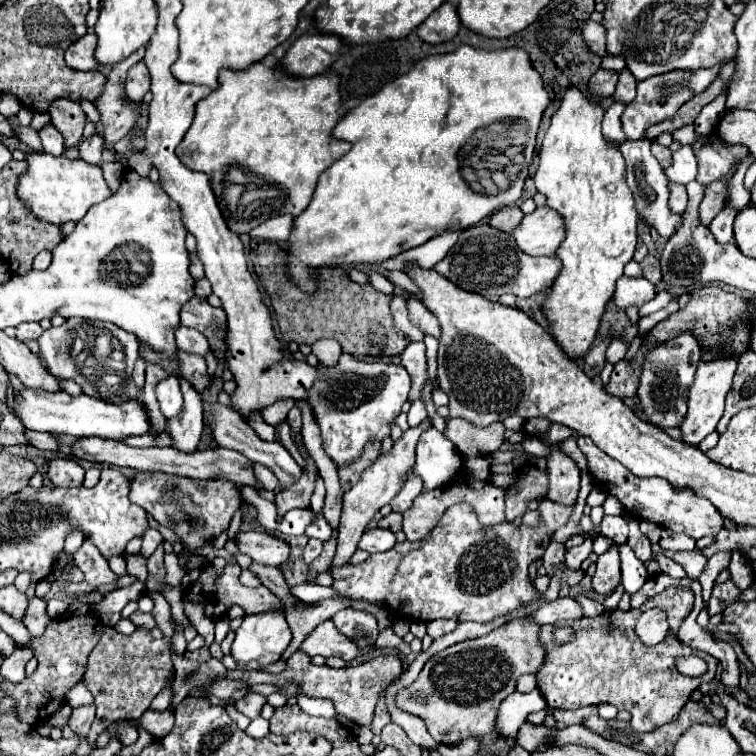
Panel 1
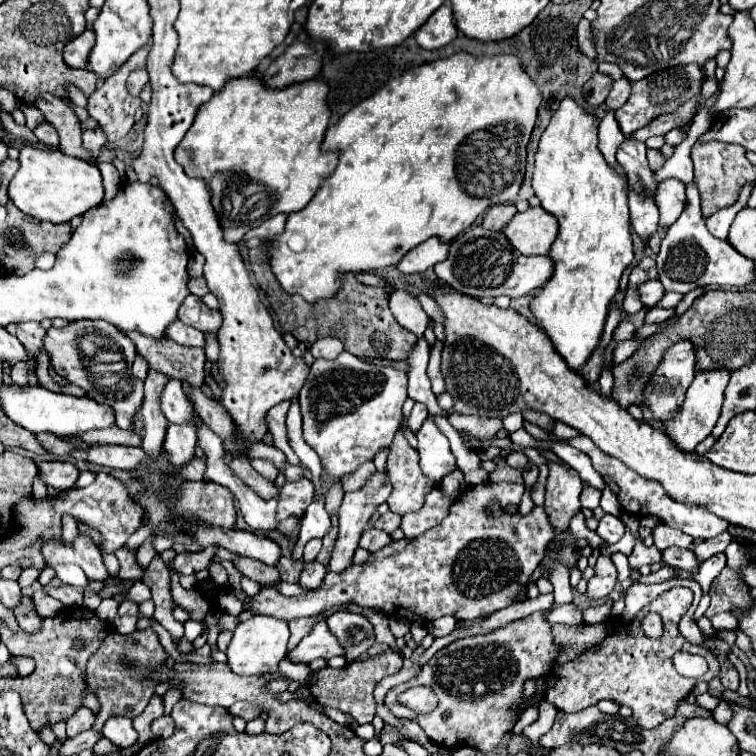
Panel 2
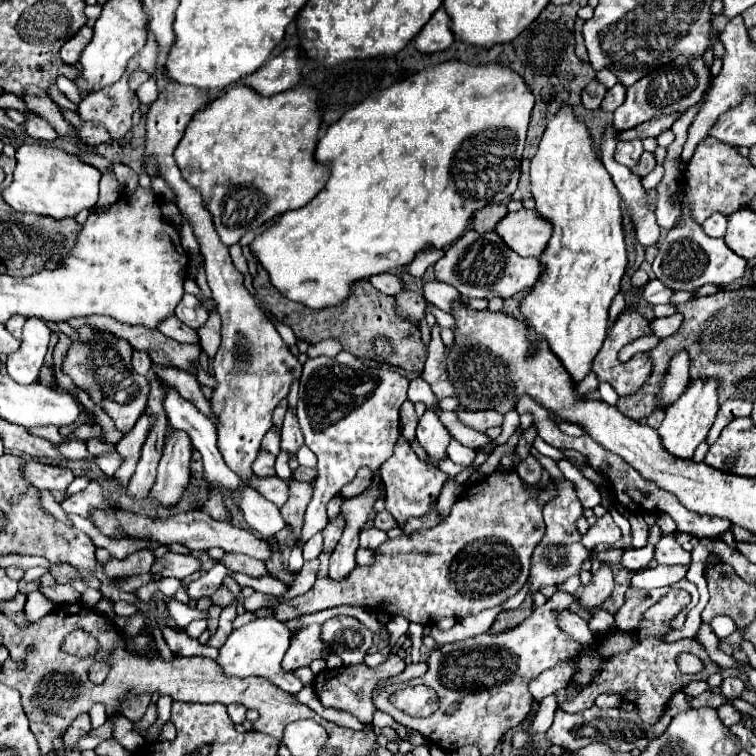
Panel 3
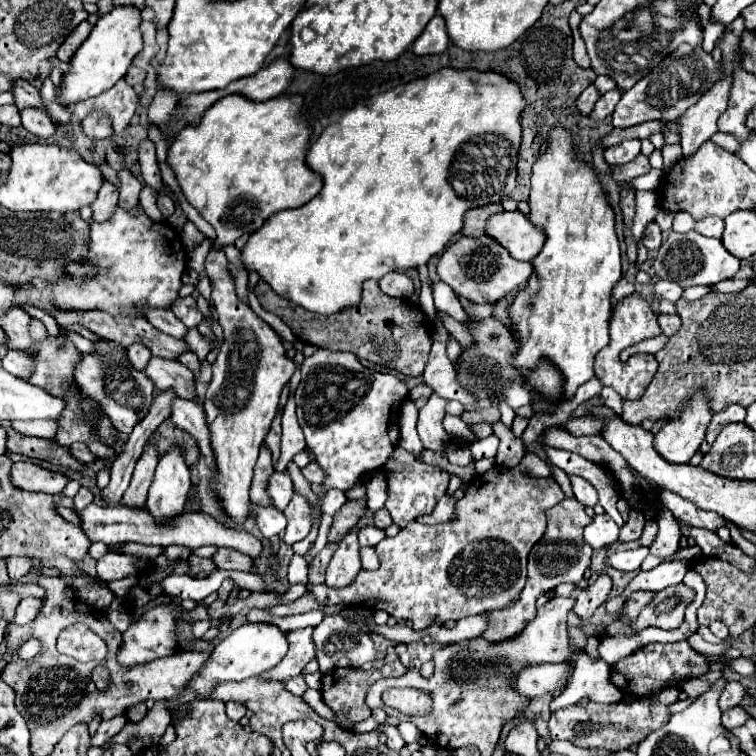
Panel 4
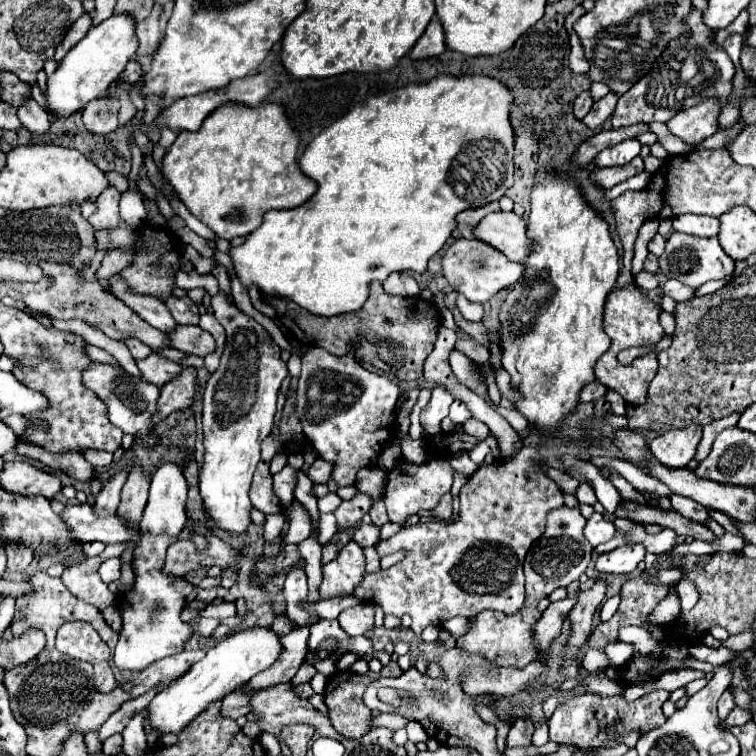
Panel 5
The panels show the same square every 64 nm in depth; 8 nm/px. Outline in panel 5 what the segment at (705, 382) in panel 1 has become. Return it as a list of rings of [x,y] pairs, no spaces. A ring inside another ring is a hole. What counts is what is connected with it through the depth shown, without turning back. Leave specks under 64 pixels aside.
[[[696,424],[688,428],[674,428],[652,440],[650,450],[654,458],[668,468],[684,468],[696,454],[702,430]]]

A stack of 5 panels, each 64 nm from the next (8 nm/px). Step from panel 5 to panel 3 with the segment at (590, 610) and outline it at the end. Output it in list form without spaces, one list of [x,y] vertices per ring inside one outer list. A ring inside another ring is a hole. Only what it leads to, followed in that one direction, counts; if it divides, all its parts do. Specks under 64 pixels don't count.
[[[602,566],[590,580],[588,586],[584,586],[580,594],[580,606],[586,610],[592,610],[600,606],[612,592],[614,588],[614,574],[608,566]]]

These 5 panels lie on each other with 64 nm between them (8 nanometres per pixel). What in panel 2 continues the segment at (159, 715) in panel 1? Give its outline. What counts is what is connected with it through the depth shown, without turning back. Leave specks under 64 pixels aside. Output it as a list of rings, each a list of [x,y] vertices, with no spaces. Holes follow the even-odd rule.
[[[162,716],[152,722],[152,732],[156,738],[168,738],[174,734],[174,720],[170,716]]]

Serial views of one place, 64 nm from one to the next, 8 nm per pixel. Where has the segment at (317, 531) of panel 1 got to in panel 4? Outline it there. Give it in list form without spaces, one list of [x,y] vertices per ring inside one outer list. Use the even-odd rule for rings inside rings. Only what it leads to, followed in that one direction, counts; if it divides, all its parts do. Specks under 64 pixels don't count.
[[[316,350],[302,362],[302,380],[296,388],[296,416],[306,436],[306,446],[316,454],[316,462],[324,468],[326,490],[352,488],[362,474],[378,470],[386,464],[388,456],[398,444],[398,414],[402,402],[408,398],[408,388],[394,374],[364,368],[352,352]],[[294,554],[288,566],[288,584],[308,584],[308,562]]]

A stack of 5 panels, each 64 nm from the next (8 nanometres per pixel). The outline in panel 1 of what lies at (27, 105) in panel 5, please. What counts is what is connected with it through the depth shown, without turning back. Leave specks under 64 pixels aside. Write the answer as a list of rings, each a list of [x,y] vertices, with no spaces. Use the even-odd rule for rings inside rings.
[[[46,126],[46,128],[40,128],[38,130],[38,136],[42,140],[42,146],[44,146],[44,152],[48,154],[64,154],[64,138],[60,136],[60,132],[54,128],[54,126]]]

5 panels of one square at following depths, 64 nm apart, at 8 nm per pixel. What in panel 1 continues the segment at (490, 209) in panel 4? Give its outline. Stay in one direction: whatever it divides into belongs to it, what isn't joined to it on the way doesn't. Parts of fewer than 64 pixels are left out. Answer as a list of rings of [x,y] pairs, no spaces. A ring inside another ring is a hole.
[[[504,206],[504,208],[498,208],[490,216],[488,224],[492,228],[496,228],[496,230],[512,232],[512,228],[516,228],[516,224],[520,224],[520,216],[524,216],[524,214],[522,214],[522,210],[518,206]]]

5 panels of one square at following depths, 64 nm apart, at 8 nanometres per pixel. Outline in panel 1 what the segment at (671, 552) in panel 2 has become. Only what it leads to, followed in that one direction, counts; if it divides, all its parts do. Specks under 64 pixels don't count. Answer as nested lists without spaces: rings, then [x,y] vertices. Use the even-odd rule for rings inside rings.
[[[668,550],[666,556],[670,560],[674,560],[676,564],[680,564],[688,572],[688,576],[694,580],[702,574],[702,570],[706,566],[706,558],[700,552],[672,552],[672,550]]]

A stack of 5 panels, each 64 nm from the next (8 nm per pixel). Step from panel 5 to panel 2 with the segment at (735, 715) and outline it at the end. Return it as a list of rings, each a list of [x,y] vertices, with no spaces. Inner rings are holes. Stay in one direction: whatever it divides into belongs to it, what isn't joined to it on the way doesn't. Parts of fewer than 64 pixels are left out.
[[[720,702],[718,708],[712,712],[712,716],[720,722],[720,724],[728,724],[732,720],[732,708],[726,702]]]

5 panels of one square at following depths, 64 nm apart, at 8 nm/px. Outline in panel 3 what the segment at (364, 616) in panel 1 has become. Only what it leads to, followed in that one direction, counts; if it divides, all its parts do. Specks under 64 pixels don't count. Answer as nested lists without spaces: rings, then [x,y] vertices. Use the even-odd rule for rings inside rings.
[[[334,616],[322,624],[320,638],[328,654],[338,654],[344,664],[362,664],[372,648],[372,632],[350,616]]]

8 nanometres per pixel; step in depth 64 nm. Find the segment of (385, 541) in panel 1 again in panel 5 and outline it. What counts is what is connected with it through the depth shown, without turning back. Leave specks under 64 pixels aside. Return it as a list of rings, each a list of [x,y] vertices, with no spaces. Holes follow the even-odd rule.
[[[358,524],[358,526],[354,528],[352,540],[356,540],[362,548],[366,548],[366,546],[376,546],[376,544],[380,542],[380,530],[378,530],[378,526],[374,526],[374,524]]]

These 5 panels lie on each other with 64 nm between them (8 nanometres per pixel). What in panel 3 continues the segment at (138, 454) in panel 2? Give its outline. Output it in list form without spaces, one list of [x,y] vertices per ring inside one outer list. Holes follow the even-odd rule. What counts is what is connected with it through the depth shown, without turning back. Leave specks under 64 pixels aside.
[[[116,452],[98,456],[98,458],[96,458],[96,464],[98,464],[100,470],[106,474],[106,478],[112,478],[112,474],[116,472],[116,468],[120,466],[120,456],[116,456]]]

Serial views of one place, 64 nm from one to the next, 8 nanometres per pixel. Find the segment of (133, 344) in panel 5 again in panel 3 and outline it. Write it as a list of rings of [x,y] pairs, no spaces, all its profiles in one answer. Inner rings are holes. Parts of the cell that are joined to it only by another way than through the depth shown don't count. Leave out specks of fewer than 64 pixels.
[[[142,350],[132,352],[132,366],[134,366],[134,370],[138,374],[146,376],[150,372],[150,364],[152,364],[152,360],[150,360],[150,356],[146,352],[142,352]]]

